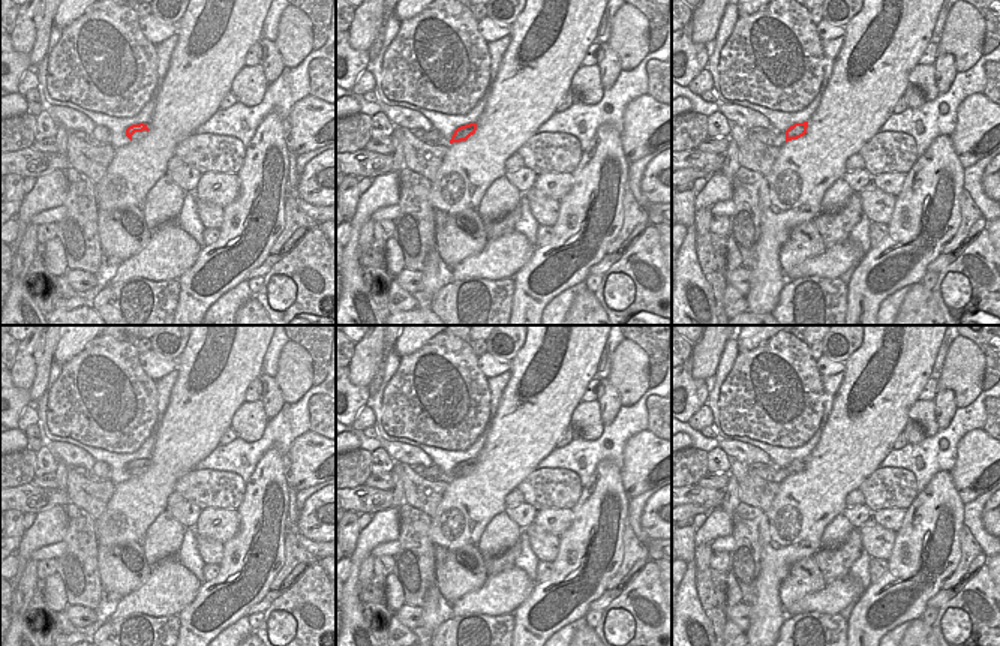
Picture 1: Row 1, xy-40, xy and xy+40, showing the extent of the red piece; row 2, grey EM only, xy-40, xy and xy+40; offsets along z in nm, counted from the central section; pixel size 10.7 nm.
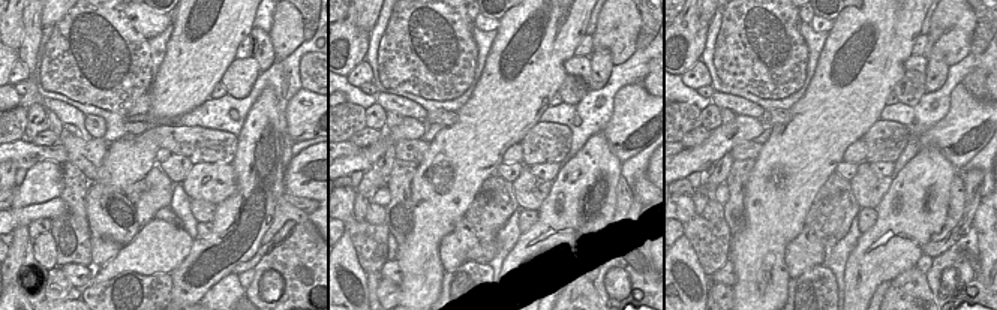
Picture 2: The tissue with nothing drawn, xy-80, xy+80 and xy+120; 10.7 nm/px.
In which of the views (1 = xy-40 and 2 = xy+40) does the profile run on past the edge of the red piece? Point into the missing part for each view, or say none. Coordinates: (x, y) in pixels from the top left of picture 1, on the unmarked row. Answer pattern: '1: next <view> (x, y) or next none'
1: next xy-40 (138, 471)
2: next none

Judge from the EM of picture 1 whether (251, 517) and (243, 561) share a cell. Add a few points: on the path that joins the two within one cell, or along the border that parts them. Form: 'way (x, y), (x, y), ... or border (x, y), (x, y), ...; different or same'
way (251, 528), (248, 550); same

